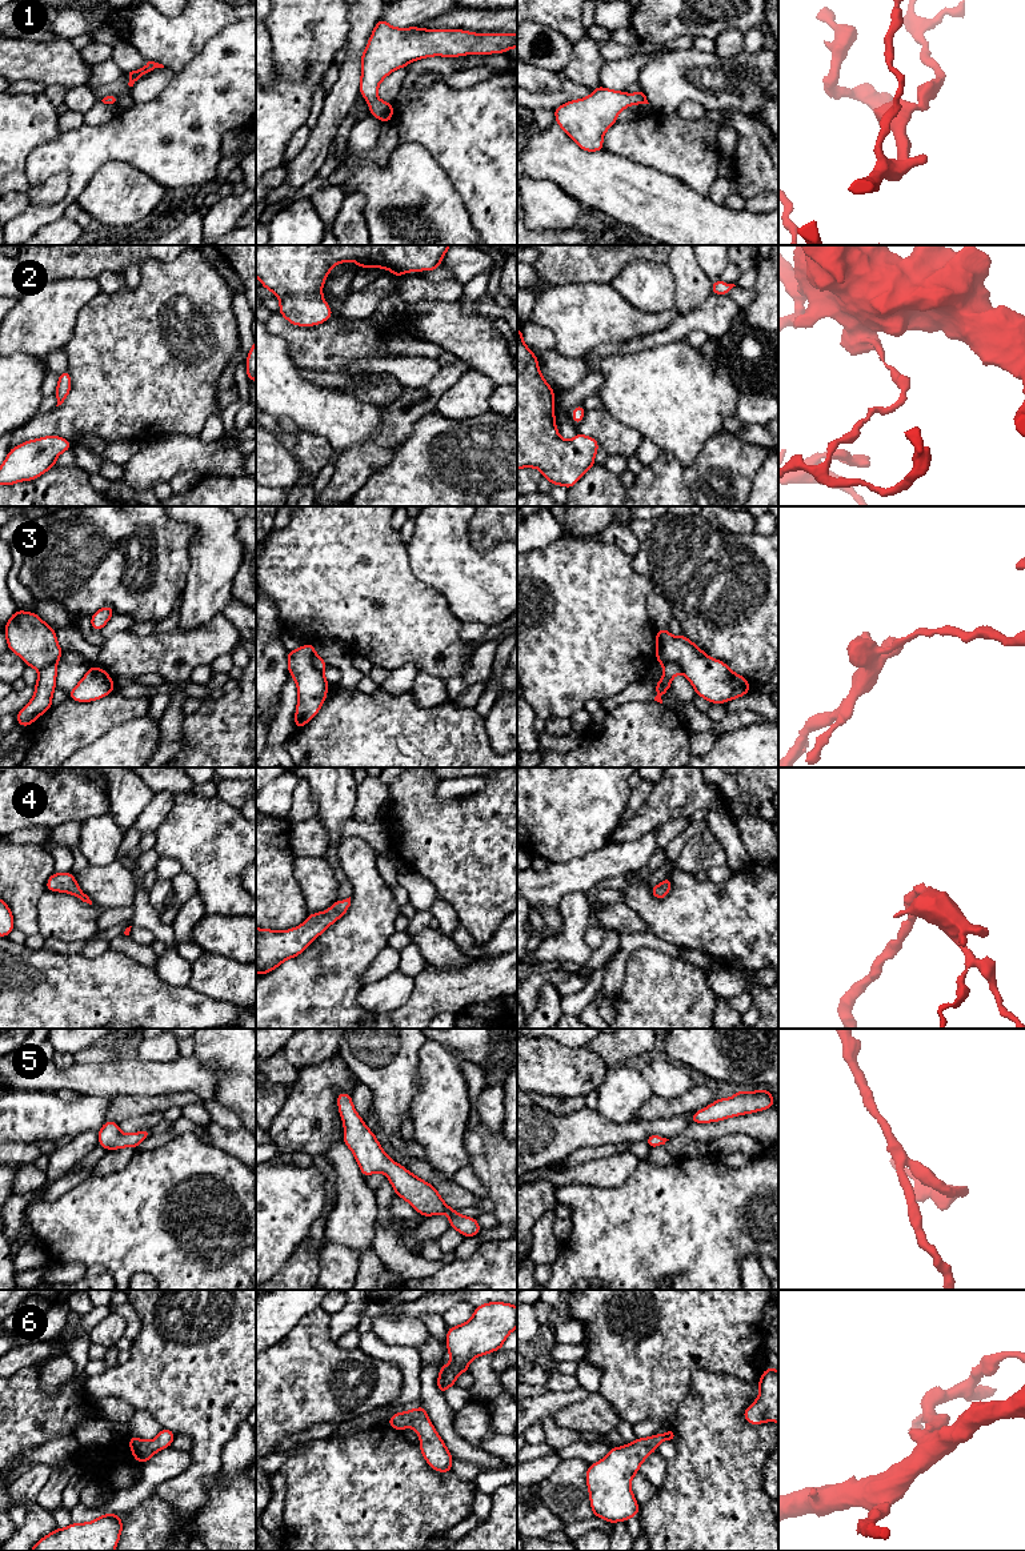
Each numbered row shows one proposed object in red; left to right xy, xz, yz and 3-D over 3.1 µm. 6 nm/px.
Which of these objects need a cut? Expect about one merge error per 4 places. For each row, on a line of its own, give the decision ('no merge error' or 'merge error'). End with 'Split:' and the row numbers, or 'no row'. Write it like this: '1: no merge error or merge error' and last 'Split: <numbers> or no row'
1: no merge error
2: no merge error
3: merge error
4: no merge error
5: no merge error
6: no merge error
Split: 3

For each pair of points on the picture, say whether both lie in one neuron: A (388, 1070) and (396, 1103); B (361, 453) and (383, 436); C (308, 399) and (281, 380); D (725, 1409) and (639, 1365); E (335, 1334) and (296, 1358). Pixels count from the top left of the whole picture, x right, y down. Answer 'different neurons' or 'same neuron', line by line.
A: same neuron
B: same neuron
C: same neuron
D: different neurons
E: different neurons

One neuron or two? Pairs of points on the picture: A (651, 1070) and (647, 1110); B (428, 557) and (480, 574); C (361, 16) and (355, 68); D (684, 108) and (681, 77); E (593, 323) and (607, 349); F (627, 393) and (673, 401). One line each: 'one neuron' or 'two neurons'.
A: two neurons
B: one neuron
C: one neuron
D: two neurons
E: two neurons
F: one neuron

